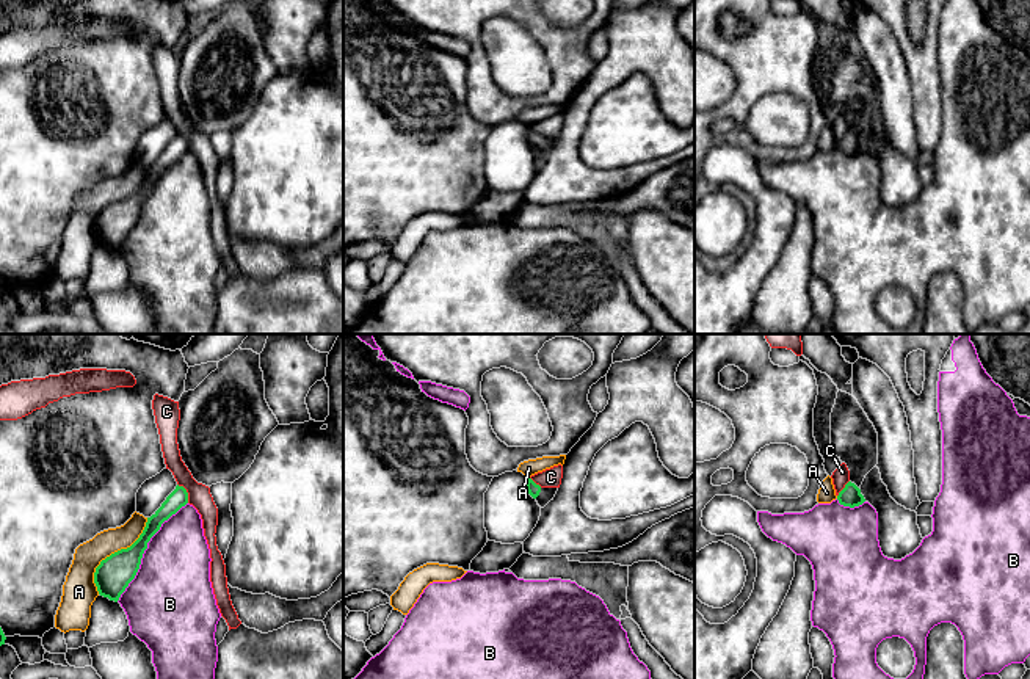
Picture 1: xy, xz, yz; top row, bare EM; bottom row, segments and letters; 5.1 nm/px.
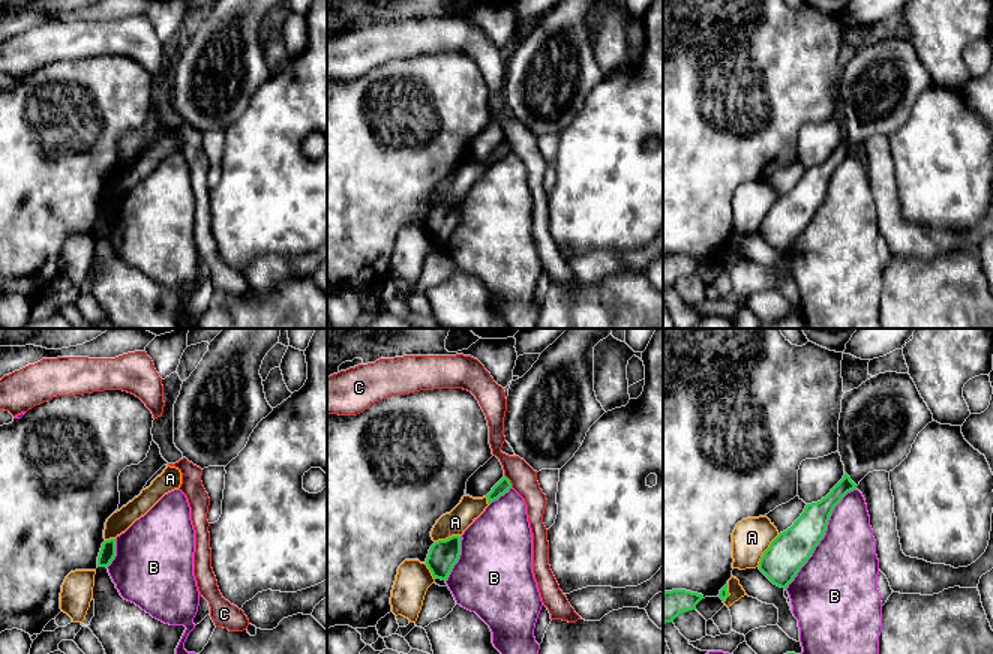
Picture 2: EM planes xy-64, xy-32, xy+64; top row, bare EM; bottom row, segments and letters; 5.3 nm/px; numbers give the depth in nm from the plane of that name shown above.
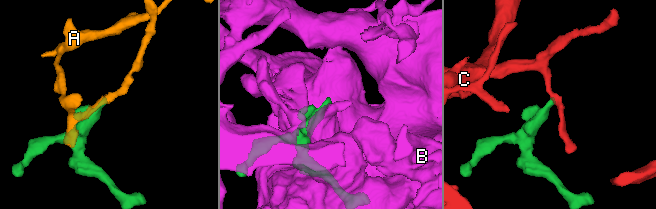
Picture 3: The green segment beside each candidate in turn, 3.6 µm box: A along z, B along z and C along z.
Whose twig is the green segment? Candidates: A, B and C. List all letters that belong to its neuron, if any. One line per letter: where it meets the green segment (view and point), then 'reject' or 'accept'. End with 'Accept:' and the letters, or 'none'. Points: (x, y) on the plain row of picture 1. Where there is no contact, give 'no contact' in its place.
A: meets green in xy at (115, 201); reject
B: meets green in xy at (145, 198); reject
C: meets green in xy at (187, 141); reject
Accept: none

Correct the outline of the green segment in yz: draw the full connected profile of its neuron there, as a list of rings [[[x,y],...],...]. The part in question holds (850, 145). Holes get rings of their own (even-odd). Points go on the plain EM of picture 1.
[[[839,39],[831,61],[831,103],[847,113],[850,130],[839,141],[843,155],[859,155],[865,151],[861,133],[878,113],[878,82],[858,49]]]

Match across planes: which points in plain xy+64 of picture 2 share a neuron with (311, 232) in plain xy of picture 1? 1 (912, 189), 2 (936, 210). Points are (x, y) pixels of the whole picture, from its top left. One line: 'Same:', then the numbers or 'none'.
Same: 1, 2

